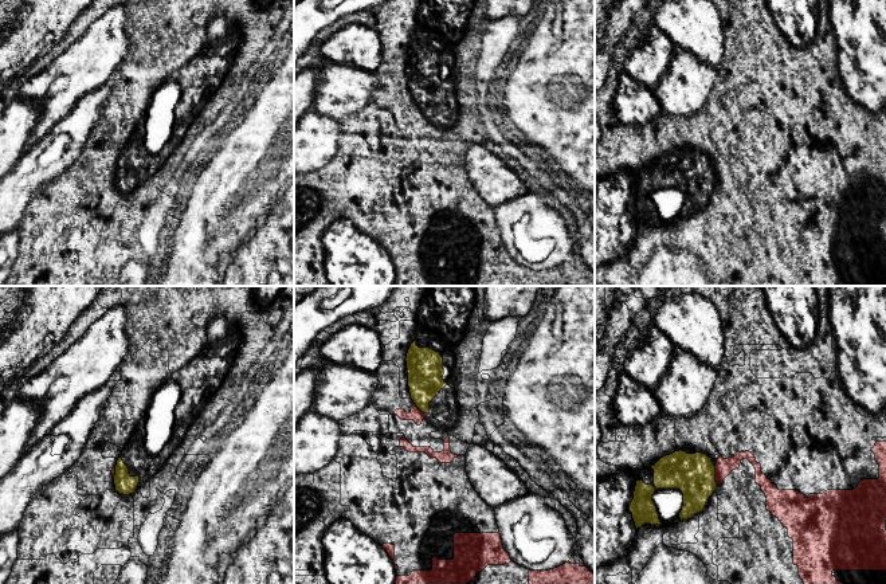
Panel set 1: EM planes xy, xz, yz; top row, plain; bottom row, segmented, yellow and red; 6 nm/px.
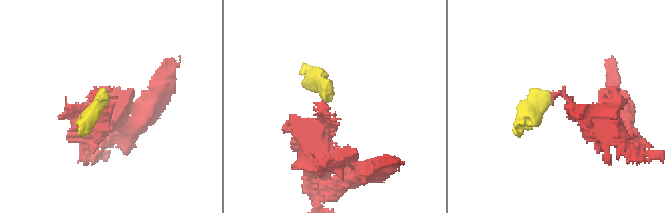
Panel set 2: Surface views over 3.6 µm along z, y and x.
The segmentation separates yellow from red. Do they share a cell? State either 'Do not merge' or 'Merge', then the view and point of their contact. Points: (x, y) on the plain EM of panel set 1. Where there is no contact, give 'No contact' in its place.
Do not merge. Touches yellow at yz (714, 175)

